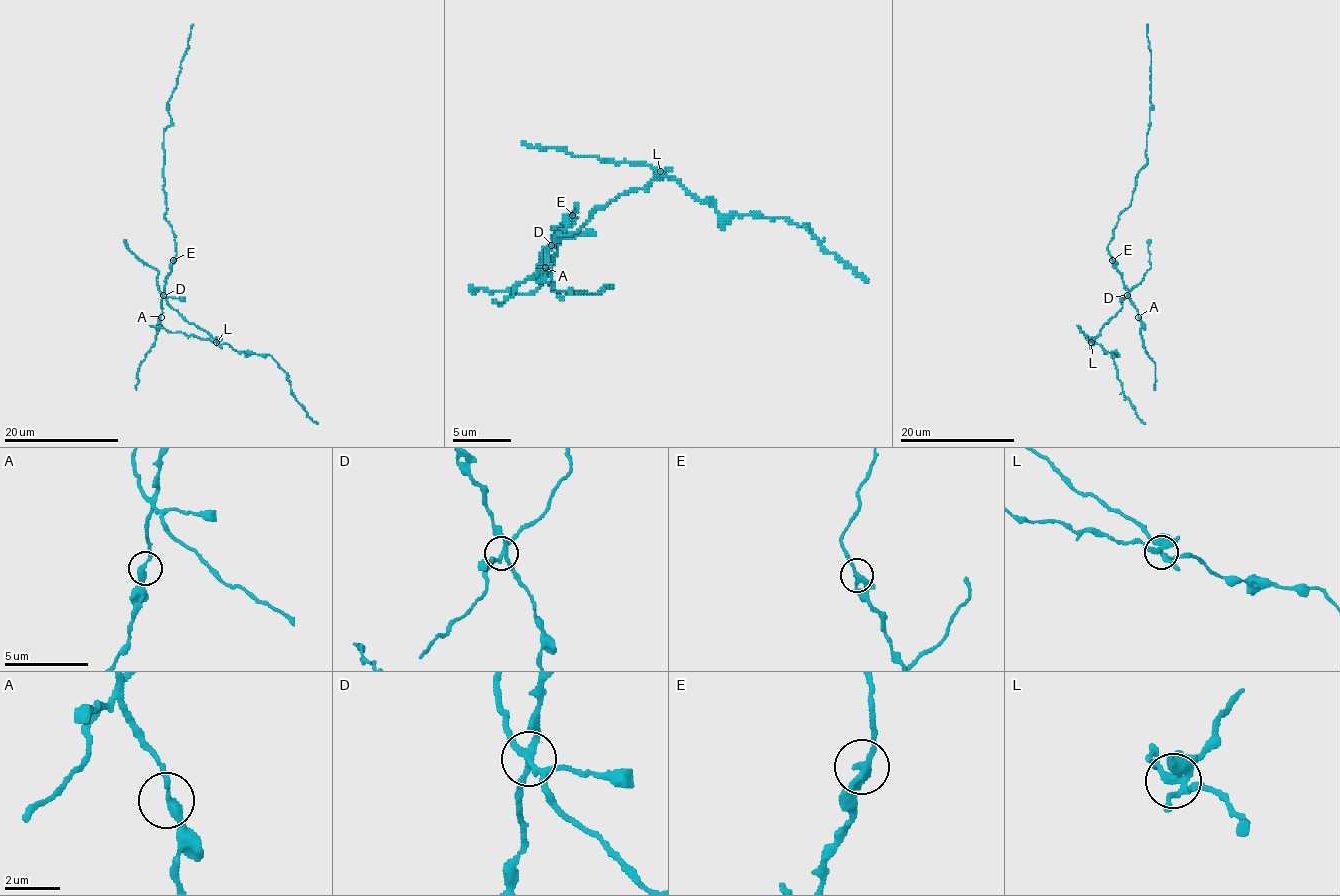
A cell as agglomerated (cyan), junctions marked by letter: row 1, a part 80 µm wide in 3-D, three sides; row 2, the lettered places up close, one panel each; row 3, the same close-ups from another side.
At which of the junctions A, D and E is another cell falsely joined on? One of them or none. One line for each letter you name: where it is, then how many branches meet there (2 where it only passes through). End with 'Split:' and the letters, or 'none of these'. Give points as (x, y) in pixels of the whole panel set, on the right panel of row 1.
D: (1127, 295) | 5
Split: D

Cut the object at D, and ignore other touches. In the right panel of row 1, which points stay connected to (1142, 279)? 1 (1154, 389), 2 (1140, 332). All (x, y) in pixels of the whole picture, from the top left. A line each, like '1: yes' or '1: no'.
1: no
2: no

